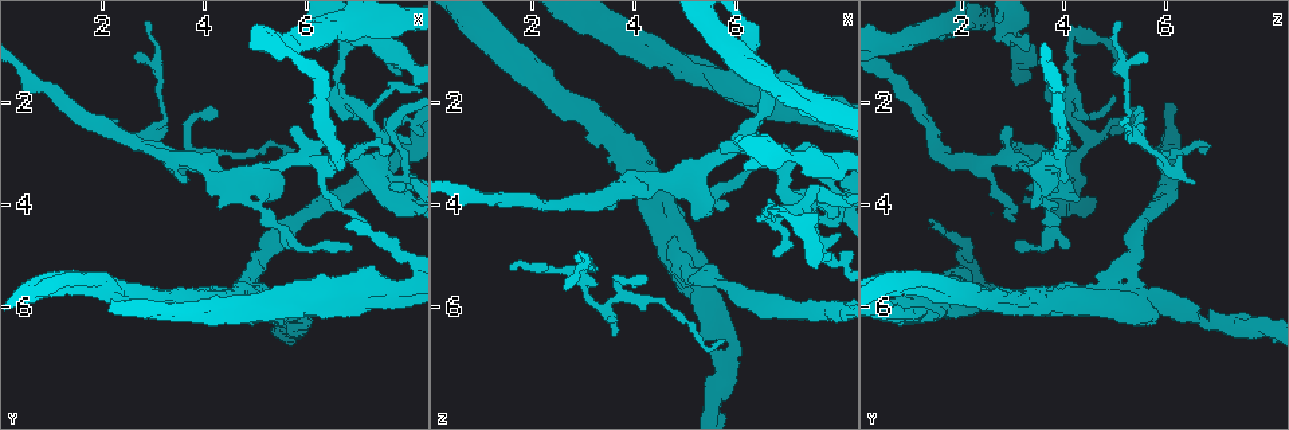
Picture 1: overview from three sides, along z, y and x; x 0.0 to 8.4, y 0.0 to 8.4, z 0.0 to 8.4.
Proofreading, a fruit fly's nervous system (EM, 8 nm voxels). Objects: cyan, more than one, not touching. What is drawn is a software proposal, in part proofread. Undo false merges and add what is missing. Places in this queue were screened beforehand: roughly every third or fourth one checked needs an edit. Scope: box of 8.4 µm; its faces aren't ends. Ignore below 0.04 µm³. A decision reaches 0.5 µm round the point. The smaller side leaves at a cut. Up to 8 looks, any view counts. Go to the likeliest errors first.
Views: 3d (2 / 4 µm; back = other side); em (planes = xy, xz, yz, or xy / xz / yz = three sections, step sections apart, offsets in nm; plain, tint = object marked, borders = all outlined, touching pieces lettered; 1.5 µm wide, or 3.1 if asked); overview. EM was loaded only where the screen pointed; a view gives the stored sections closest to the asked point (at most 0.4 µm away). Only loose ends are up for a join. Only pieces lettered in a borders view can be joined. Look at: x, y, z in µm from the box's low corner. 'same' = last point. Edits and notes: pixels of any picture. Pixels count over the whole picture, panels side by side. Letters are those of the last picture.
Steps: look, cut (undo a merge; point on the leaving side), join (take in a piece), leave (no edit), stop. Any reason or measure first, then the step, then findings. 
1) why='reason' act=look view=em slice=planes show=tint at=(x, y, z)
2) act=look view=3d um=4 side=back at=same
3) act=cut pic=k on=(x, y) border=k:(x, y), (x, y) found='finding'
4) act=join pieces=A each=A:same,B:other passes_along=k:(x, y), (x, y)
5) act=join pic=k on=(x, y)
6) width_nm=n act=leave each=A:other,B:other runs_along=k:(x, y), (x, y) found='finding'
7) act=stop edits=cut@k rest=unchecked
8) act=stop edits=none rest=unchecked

why='tapers out' act=look view=em slice=xz step=8 show=tint at=(3.60, 3.60, 6.55)

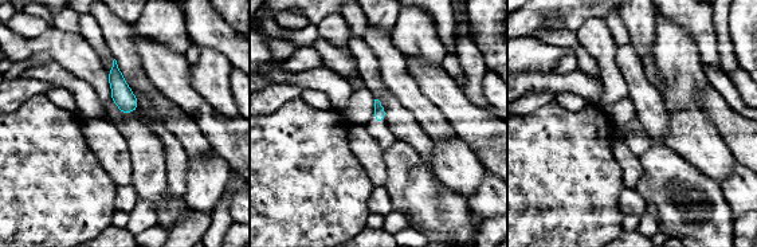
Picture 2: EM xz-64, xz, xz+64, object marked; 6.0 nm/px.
why='cut it another way' act=look view=em slice=planes show=borders at=same

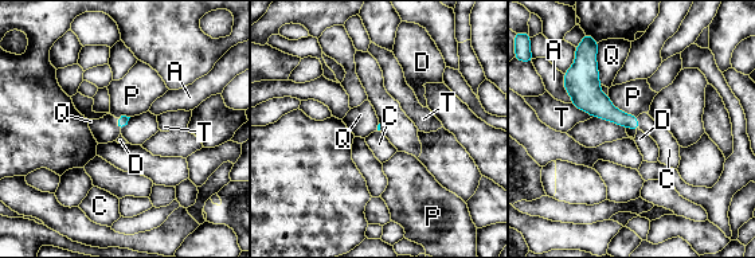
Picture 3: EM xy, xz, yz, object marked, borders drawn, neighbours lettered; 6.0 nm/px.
act=join pieces=C each=A:other,C:same,D:other,P:other,Q:other,T:other passes_along=3:(601, 106), (638, 122), (669, 149) found='it goes on there'

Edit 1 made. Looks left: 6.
act=look view=3d um=4 at=(6.15, 0.90, 3.40)

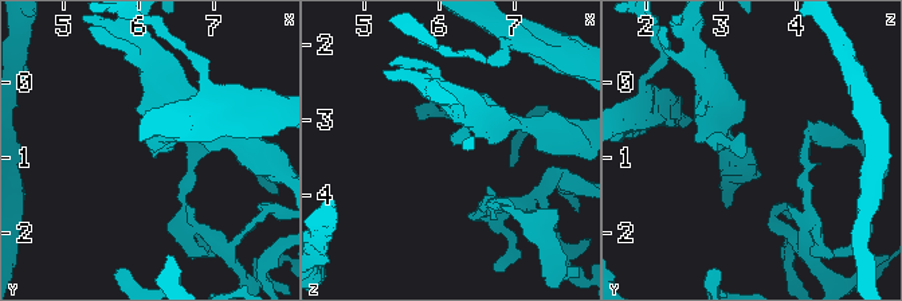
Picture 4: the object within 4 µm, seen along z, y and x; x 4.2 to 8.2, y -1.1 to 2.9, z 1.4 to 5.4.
why='need the tissue' act=look view=em slice=planes show=borders at=(6.20, 0.85, 3.35)

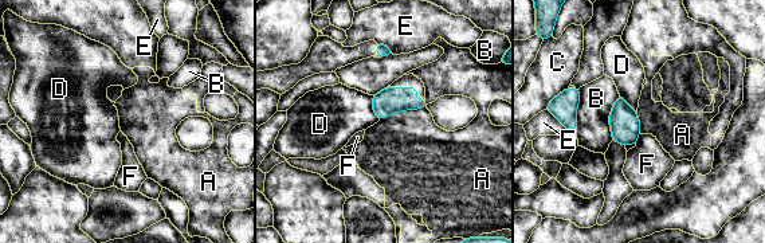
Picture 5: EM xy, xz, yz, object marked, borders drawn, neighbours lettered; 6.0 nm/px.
width_nm=160 act=leave each=A:other,B:other,C:other,D:other,E:other,F:other found='no lettered piece goes on from it'

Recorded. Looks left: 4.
why='thin end' act=look view=em slice=xz step=8 show=tint at=(1.55, 2.35, 5.30)

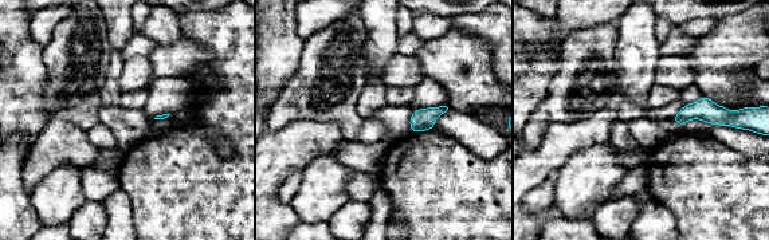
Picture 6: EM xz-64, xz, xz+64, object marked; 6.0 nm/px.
why='see the neighbours' act=look view=em slice=xz step=8 show=borders at=same

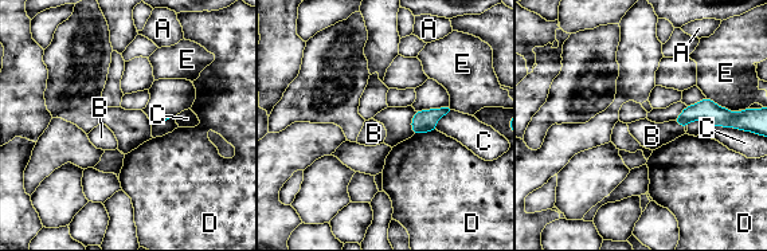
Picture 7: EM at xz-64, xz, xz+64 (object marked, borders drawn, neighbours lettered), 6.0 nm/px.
act=leave each=A:other,B:other,C:other,D:other,E:other found='none of them fits'

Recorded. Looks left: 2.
act=stop edits=join@3 rest=unchecked

